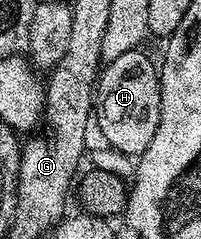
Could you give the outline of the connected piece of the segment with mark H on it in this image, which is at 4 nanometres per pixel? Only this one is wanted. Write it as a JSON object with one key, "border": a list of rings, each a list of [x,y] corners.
{"border":[[[143,50],[123,52],[106,70],[98,81],[98,121],[103,137],[118,151],[140,156],[154,137],[161,117],[161,83],[159,68]]]}

